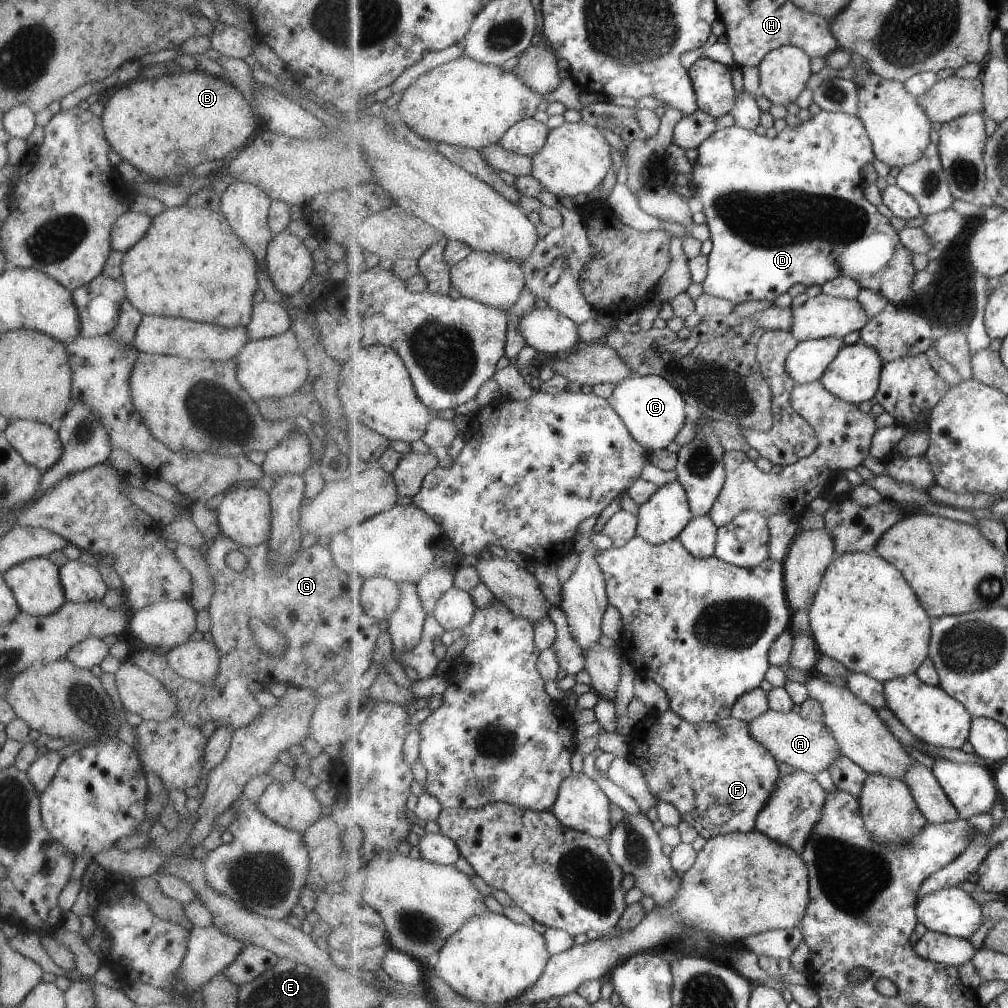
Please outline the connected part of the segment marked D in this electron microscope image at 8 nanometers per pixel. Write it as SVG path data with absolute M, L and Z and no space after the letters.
M821 110L819 114L811 117L799 126L786 126L776 138L770 138L767 134L759 136L757 132L745 130L734 125L725 130L718 130L709 136L698 149L698 157L693 165L692 177L695 184L695 198L701 202L702 212L707 218L706 224L711 230L712 251L709 254L709 276L703 282L703 292L709 296L731 300L736 304L748 300L769 300L772 302L795 284L805 285L806 288L820 285L823 287L827 282L840 278L842 275L856 279L863 289L874 291L888 302L903 306L911 296L911 284L917 274L914 265L914 254L901 242L899 232L893 230L889 218L885 218L875 204L871 204L865 198L866 182L863 180L863 166L872 163L876 159L872 139L865 129L861 118L848 113L833 113Z

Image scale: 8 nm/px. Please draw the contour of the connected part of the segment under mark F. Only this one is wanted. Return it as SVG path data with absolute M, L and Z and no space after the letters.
M668 709L661 714L651 713L646 719L636 722L630 735L632 752L626 758L643 770L658 801L677 806L683 821L694 827L698 835L705 836L707 841L733 832L752 832L761 810L777 792L777 784L783 778L775 756L752 736L749 723L733 717L696 724Z

